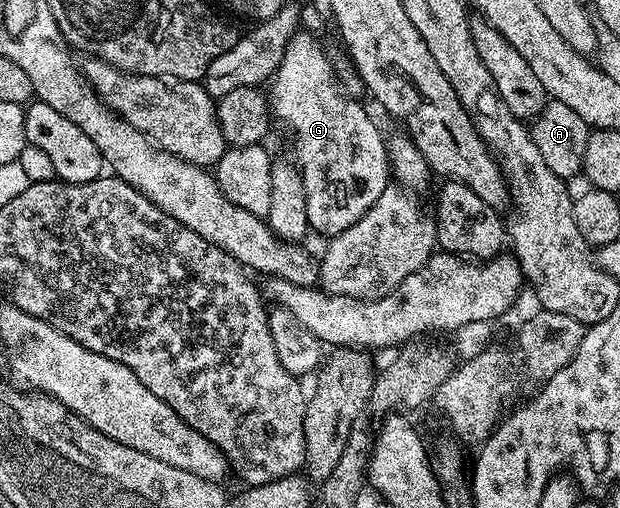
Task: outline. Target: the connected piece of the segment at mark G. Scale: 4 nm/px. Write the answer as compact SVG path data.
M305 30L295 32L288 42L284 58L280 58L278 68L268 81L268 99L273 119L277 123L279 120L294 139L293 159L304 182L310 228L326 236L325 238L339 236L370 209L372 202L376 202L376 198L380 198L380 194L384 194L391 183L387 141L384 138L382 140L381 130L374 125L373 118L358 105L359 101L344 91L339 73L336 68L334 72L321 42Z

